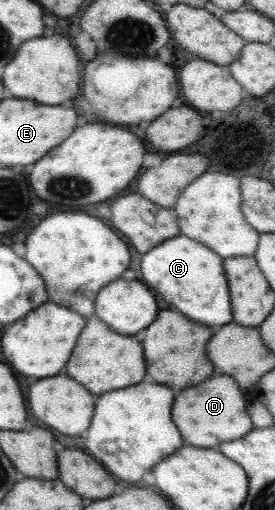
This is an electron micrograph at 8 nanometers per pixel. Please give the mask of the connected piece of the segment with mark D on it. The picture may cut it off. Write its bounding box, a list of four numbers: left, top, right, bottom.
[171,376,251,448]

